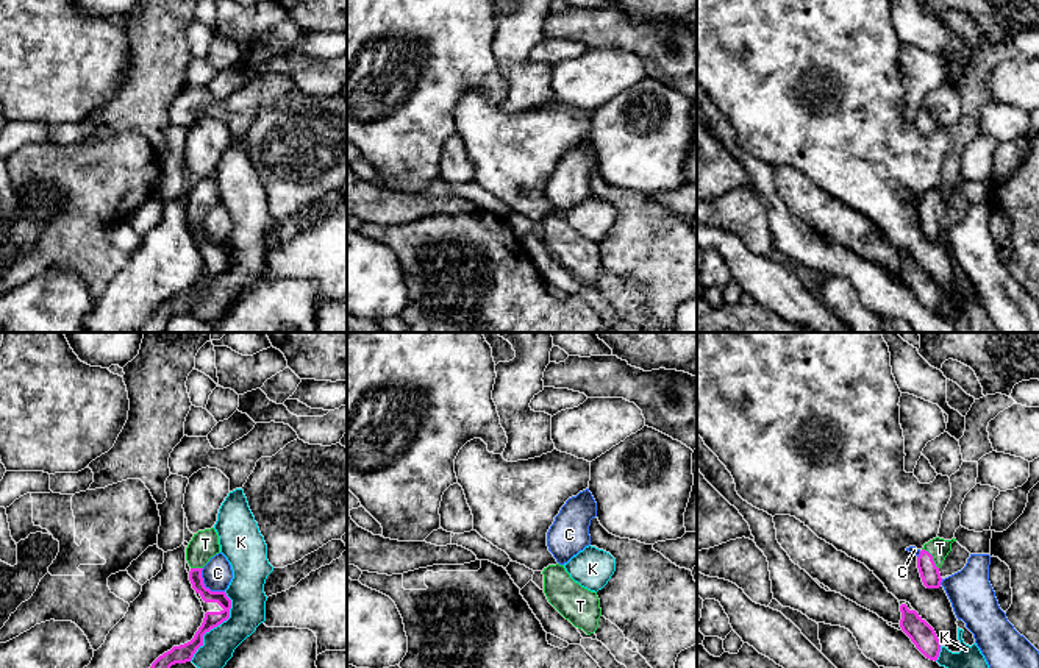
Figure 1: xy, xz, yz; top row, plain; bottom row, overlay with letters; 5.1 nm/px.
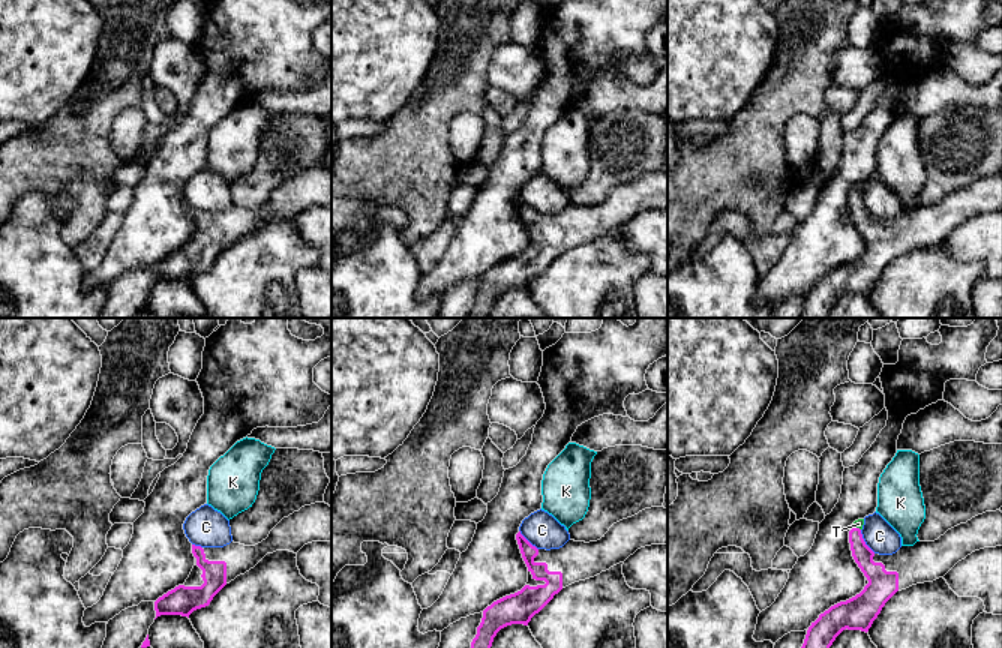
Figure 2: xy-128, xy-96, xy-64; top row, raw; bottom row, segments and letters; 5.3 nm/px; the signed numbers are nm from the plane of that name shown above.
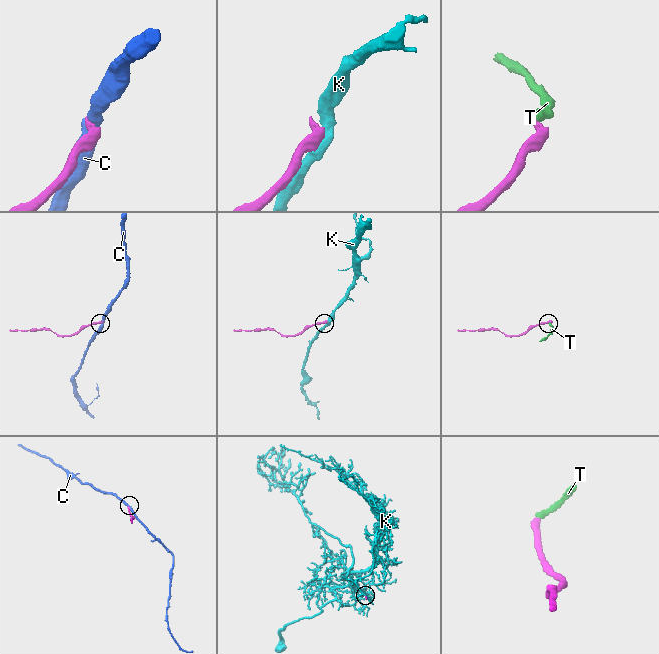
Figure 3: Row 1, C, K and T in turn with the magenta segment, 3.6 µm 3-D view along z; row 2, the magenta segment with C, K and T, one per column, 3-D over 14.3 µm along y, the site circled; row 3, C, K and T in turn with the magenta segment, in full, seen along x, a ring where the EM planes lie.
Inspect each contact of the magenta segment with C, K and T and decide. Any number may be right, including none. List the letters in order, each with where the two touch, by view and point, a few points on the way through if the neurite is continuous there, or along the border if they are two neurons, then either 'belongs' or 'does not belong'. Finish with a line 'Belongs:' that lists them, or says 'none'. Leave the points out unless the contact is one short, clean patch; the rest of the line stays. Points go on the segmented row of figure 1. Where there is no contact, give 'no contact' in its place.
C: xy (205, 587) | along xy (202, 568), (202, 582), (211, 590), (224, 592) | does not belong
K: xy (216, 626) | along xy (225, 592), (230, 615), (203, 636), (203, 643), (189, 660) | does not belong
T: yz (931, 557) | across yz (930, 575), (931, 557), (939, 548) | belongs
Belongs: T

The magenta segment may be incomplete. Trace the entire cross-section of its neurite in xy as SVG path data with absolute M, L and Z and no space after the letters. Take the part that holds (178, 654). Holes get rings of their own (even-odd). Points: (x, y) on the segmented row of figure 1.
M214 528L194 534L186 548L186 560L191 567L189 581L202 602L205 618L191 641L173 646L159 656L150 668L170 668L175 663L191 662L197 649L203 646L203 635L230 618L231 599L225 592L206 588L202 577L203 567L219 553L219 535Z

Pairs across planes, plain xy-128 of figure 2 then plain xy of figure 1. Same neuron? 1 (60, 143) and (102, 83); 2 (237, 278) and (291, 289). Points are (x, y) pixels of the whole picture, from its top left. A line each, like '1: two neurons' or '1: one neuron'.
1: two neurons
2: one neuron

